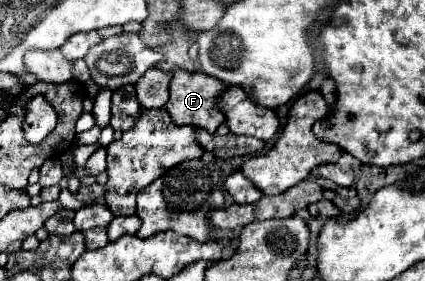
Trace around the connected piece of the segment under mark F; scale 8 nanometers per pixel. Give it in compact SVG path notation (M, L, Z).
M174 70L172 82L170 82L170 100L166 104L166 110L170 116L174 116L174 122L178 124L190 124L196 128L206 128L210 132L216 132L216 128L224 122L224 114L218 110L218 98L224 94L226 84L218 82L218 78L210 78L204 72L184 72Z

